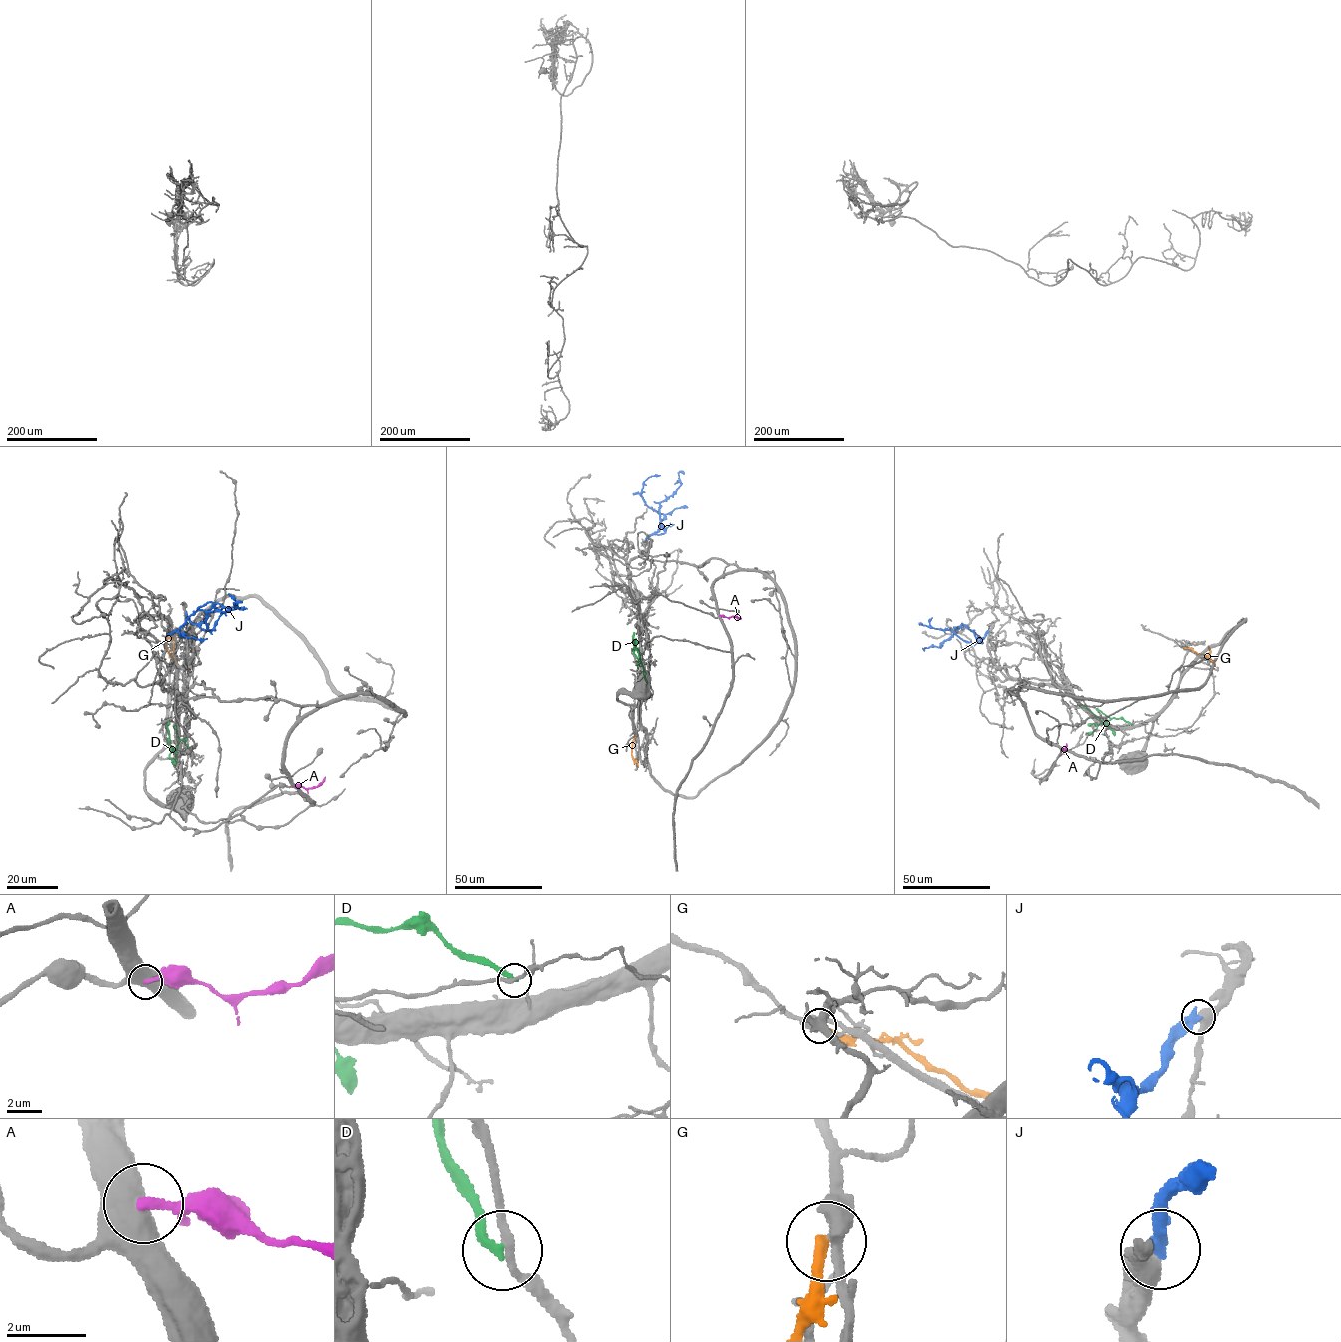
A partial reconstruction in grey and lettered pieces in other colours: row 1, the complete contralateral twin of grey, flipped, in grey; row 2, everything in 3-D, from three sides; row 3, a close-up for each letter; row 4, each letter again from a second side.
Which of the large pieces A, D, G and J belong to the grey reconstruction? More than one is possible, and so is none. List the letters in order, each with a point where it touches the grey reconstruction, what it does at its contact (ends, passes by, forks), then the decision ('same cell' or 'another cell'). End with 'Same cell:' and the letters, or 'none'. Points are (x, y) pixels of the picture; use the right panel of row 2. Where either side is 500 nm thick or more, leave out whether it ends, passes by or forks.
A: meets grey at (1063, 750); another cell
D: meets grey at (1131, 724); it ends there; another cell
G: meets grey at (1182, 647); it ends there; another cell
J: meets grey at (988, 631); it ends there; another cell
Same cell: none

